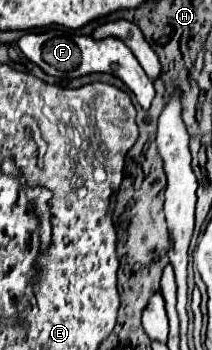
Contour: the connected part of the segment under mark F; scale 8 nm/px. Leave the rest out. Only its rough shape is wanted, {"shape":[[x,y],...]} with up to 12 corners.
{"shape":[[27,32],[21,52],[51,76],[119,76],[149,110],[153,80],[113,36]]}

